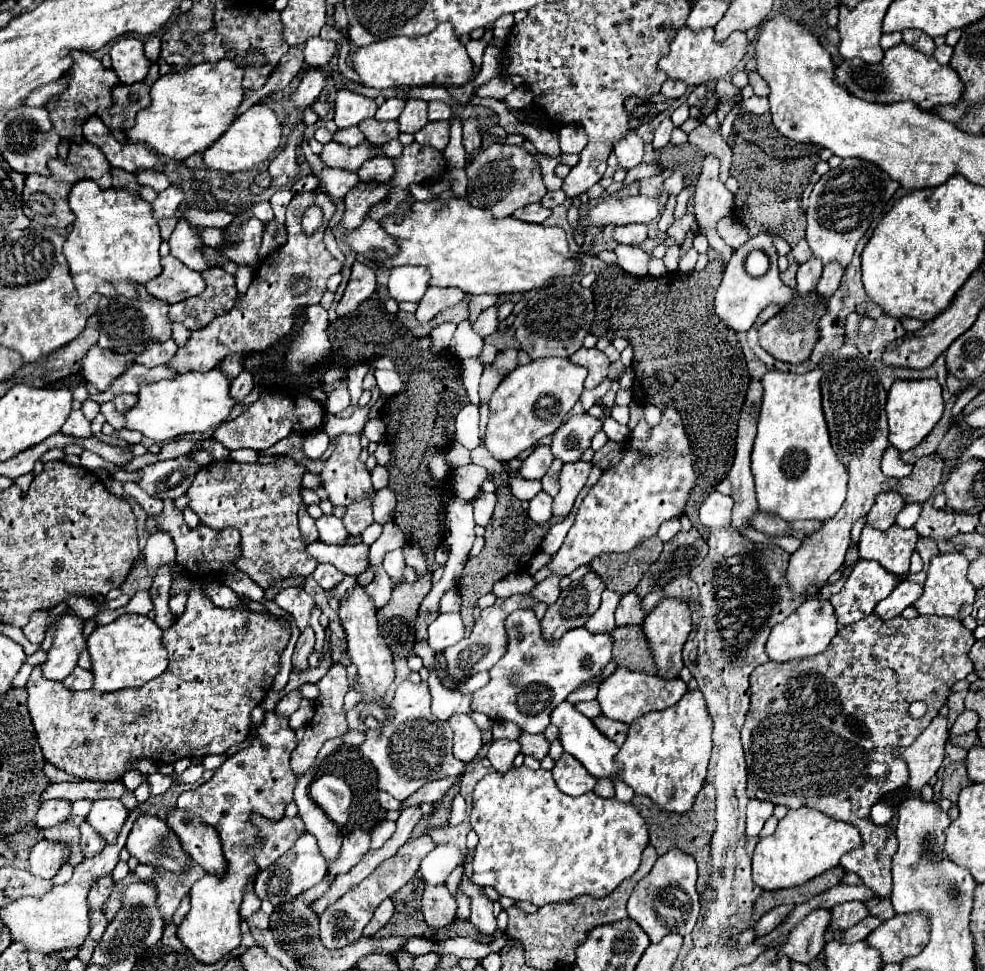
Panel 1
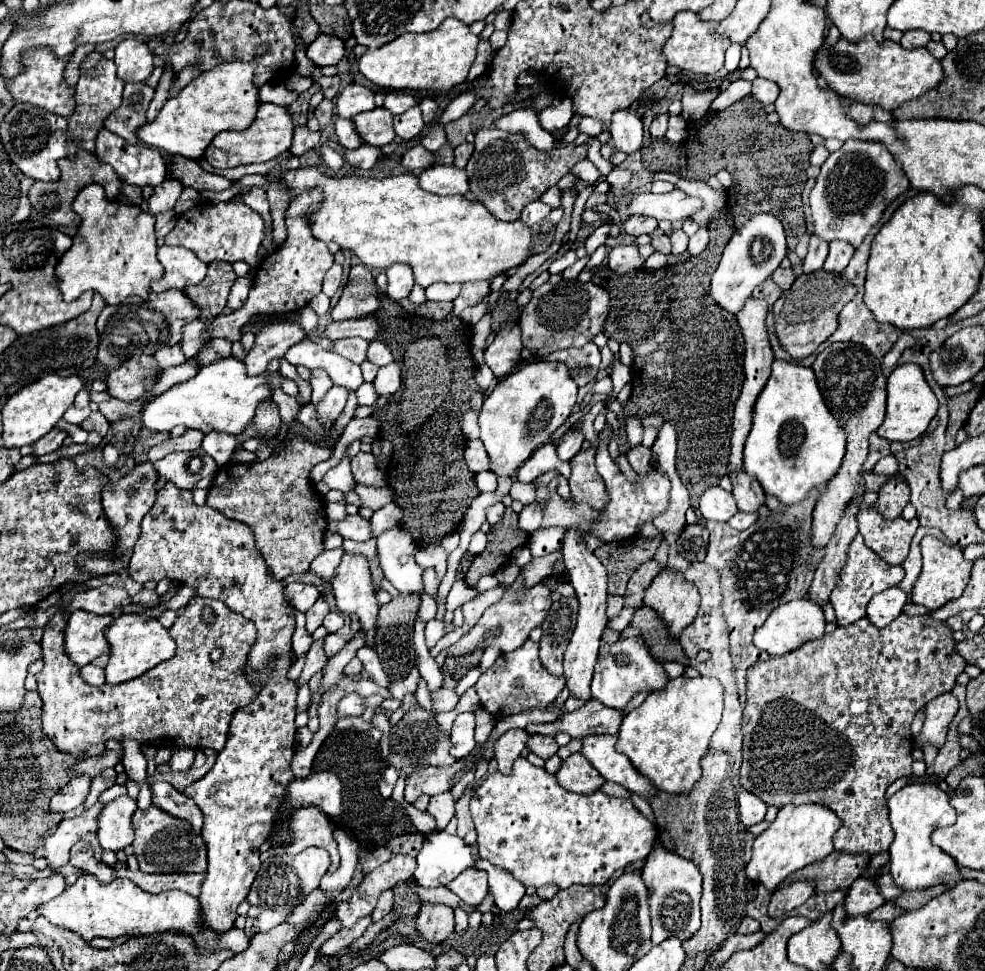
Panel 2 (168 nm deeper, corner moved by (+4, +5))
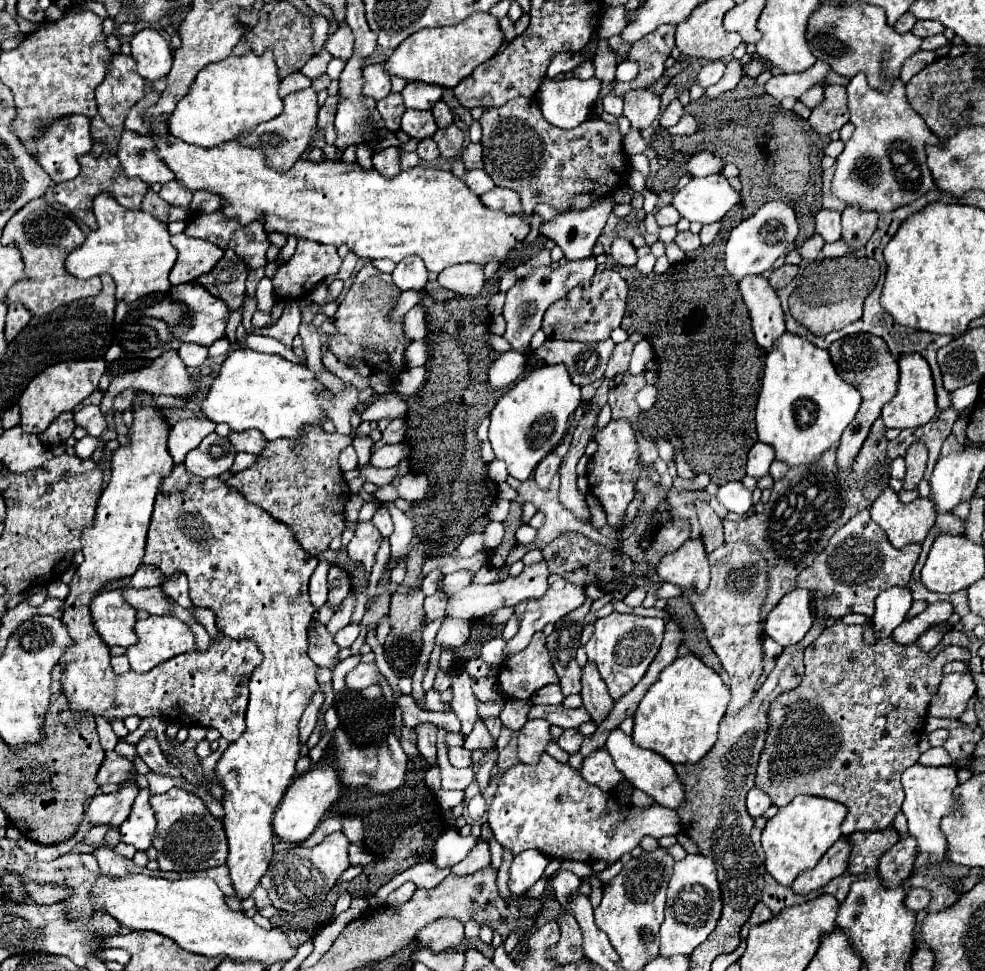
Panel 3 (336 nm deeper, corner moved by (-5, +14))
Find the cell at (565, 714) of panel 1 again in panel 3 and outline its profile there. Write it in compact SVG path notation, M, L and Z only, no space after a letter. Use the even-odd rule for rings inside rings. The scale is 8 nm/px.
M614 728L606 740L606 750L610 752L612 760L614 760L614 766L624 774L624 778L628 782L632 782L636 788L644 790L646 794L650 794L658 804L666 806L666 808L678 808L684 800L684 790L682 790L682 784L678 782L678 776L674 772L674 766L670 762L666 762L662 756L650 752L650 750L644 750L644 748L638 748L630 736L626 736L620 728Z

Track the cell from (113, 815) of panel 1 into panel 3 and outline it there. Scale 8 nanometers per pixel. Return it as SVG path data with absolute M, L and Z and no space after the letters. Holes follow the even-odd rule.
M148 788L140 790L132 804L130 816L118 828L120 842L132 844L136 850L148 850L156 828L156 818L154 818L152 806L148 804L148 798L150 798L150 790Z

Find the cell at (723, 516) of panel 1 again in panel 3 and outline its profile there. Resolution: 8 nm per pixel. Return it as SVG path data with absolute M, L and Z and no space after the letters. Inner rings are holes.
M726 482L718 488L716 500L728 510L736 514L744 514L752 506L752 492L742 486L742 482Z

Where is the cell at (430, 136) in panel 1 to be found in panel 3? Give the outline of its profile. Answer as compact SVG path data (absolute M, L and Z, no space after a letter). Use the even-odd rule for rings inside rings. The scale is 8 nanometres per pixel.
M450 124L450 128L436 130L436 134L432 138L438 144L440 154L444 158L456 158L460 154L460 150L462 150L464 136L462 136L462 132L460 132L460 128L456 124Z

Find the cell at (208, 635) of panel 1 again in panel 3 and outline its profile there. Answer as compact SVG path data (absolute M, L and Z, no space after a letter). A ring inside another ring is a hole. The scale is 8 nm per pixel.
M146 400L144 404L132 406L132 412L134 412L134 422L132 422L132 428L128 432L130 444L120 446L112 454L112 476L110 476L106 490L102 492L102 496L98 500L94 524L90 528L82 530L80 540L82 540L84 562L76 568L72 582L68 584L70 594L64 600L62 622L66 624L66 630L70 632L70 638L74 640L74 644L70 648L66 648L66 652L62 654L62 660L58 662L58 666L62 668L62 678L60 678L62 692L68 696L68 706L70 706L70 712L74 712L74 714L90 712L92 716L104 716L108 722L112 722L114 718L124 720L128 716L156 716L156 718L162 718L164 722L174 722L180 726L184 720L186 726L196 724L202 728L216 728L224 740L234 742L244 732L244 712L246 712L246 704L248 704L250 674L262 662L262 654L260 654L254 640L250 640L250 638L232 640L218 630L218 638L212 638L208 650L204 650L204 652L194 650L194 652L186 652L178 658L174 656L174 660L166 660L166 664L158 664L158 668L152 668L146 674L128 672L128 674L118 676L110 668L108 646L102 642L102 638L98 636L98 632L92 626L92 618L90 618L92 596L108 580L132 576L138 570L138 566L142 564L144 544L146 544L146 534L148 534L148 524L150 524L154 500L160 492L162 480L174 468L174 462L172 462L168 448L166 448L166 438L168 438L170 426L162 420L162 414L158 412L158 408L152 406L150 400Z

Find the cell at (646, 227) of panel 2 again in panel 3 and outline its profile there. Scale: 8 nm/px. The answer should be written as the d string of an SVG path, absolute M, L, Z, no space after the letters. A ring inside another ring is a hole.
M662 206L654 212L654 218L660 226L670 226L670 224L678 224L680 220L680 214L672 208L672 206Z

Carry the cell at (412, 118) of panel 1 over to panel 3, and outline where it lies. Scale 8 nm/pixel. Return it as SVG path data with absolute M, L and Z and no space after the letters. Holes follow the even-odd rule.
M406 110L402 116L402 130L412 138L422 140L432 136L438 130L438 126L434 124L430 110Z

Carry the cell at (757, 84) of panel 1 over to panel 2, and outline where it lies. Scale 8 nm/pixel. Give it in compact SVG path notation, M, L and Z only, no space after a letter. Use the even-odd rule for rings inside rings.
M757 77L753 81L753 91L751 95L761 101L763 105L769 105L769 103L775 103L775 99L779 97L779 85L773 83L773 81L767 81L767 79L761 79Z

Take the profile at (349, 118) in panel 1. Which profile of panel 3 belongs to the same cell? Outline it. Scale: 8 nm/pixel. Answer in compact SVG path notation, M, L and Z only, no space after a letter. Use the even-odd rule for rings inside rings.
M370 64L362 70L362 94L374 100L382 100L390 94L390 76L382 70L382 64Z

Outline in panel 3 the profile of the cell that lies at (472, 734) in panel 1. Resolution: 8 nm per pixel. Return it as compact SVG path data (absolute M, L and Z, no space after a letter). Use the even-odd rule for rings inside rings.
M476 720L472 732L466 736L466 742L464 742L464 748L466 750L478 750L478 748L484 748L484 750L494 750L494 740L492 736L488 734L486 726L482 720Z

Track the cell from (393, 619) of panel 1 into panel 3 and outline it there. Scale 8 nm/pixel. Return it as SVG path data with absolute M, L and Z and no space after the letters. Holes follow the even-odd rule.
M398 586L398 590L392 594L390 604L390 634L384 644L384 654L388 664L396 674L412 674L418 666L418 654L422 650L422 622L424 622L424 594L420 588L406 588Z

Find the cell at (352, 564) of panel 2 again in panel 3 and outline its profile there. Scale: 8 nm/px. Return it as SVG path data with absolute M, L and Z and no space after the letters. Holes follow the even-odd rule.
M360 522L354 538L346 546L350 560L358 562L362 566L362 570L366 572L366 576L370 576L370 572L372 572L380 544L382 544L380 532L370 522Z

